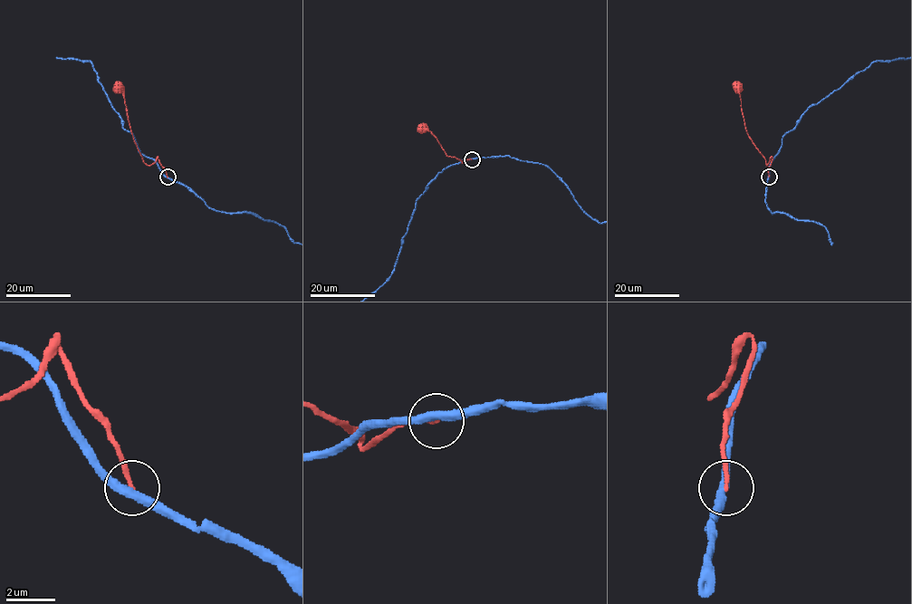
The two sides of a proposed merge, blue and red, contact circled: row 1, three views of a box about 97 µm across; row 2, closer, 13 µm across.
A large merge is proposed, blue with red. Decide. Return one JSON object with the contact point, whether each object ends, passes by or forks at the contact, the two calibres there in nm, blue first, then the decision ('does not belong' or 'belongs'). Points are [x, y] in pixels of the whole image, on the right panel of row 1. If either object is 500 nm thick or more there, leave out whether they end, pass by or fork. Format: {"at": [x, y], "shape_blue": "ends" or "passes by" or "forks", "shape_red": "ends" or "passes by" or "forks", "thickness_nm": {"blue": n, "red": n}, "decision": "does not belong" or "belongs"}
{"at": [769, 177], "shape_blue": "passes by", "shape_red": "ends", "thickness_nm": {"blue": 360, "red": 180}, "decision": "does not belong"}

